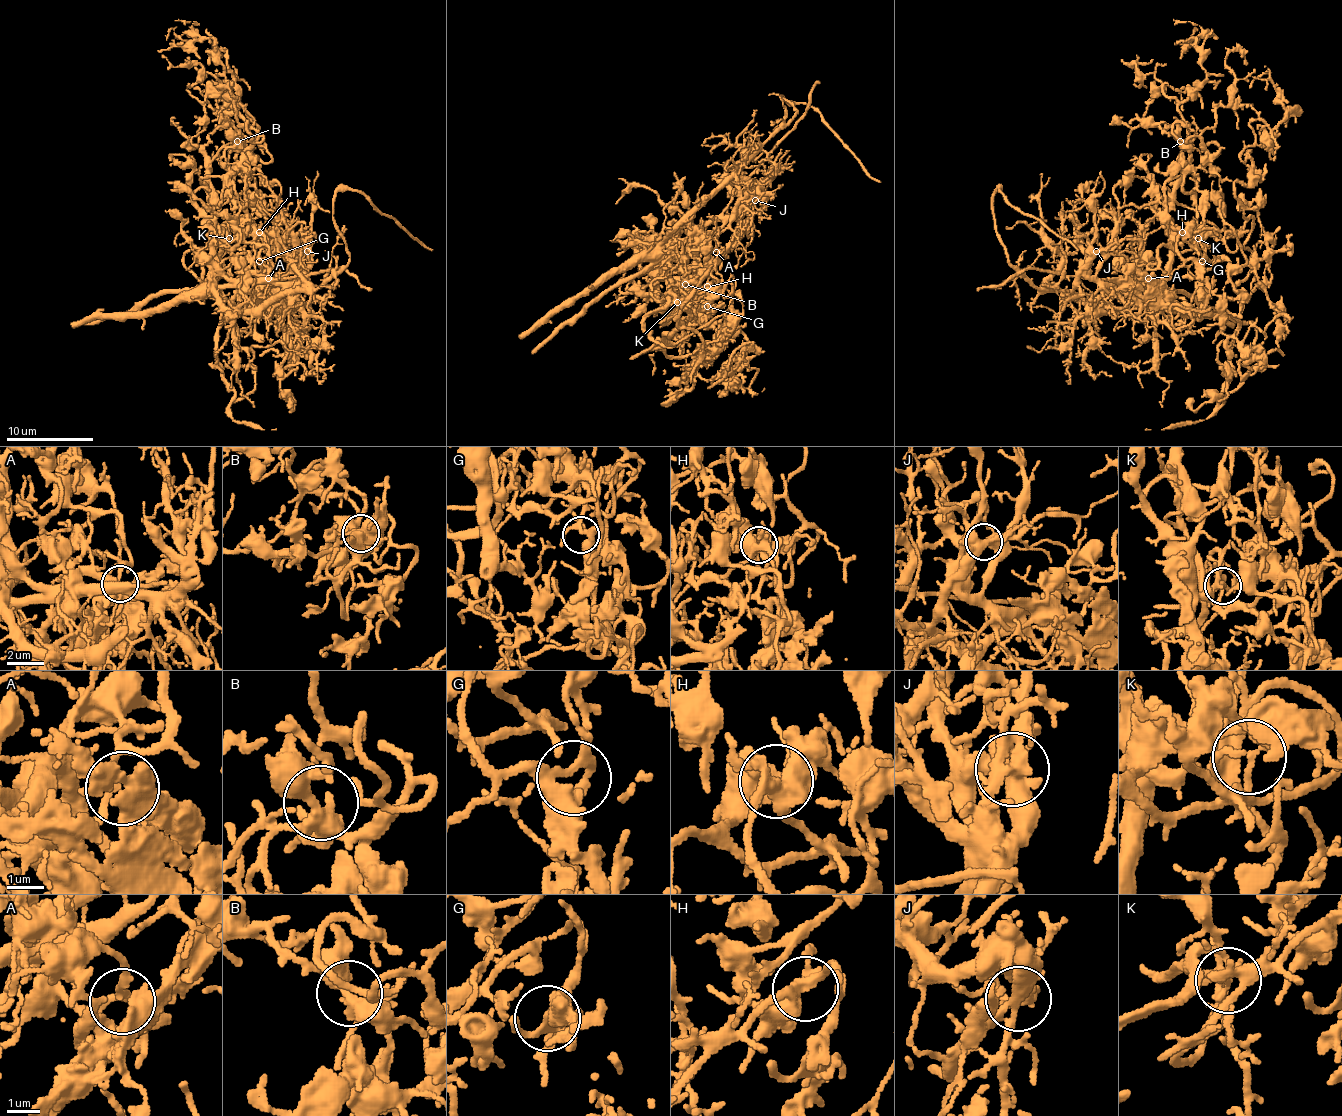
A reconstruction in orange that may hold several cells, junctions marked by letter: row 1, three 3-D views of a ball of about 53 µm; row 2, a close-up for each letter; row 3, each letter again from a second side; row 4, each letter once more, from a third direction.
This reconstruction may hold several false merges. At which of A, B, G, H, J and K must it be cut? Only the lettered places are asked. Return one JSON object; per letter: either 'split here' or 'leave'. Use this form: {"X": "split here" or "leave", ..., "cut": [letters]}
{"A": "leave", "B": "leave", "G": "leave", "H": "leave", "J": "split here", "K": "split here", "cut": ["J", "K"]}

